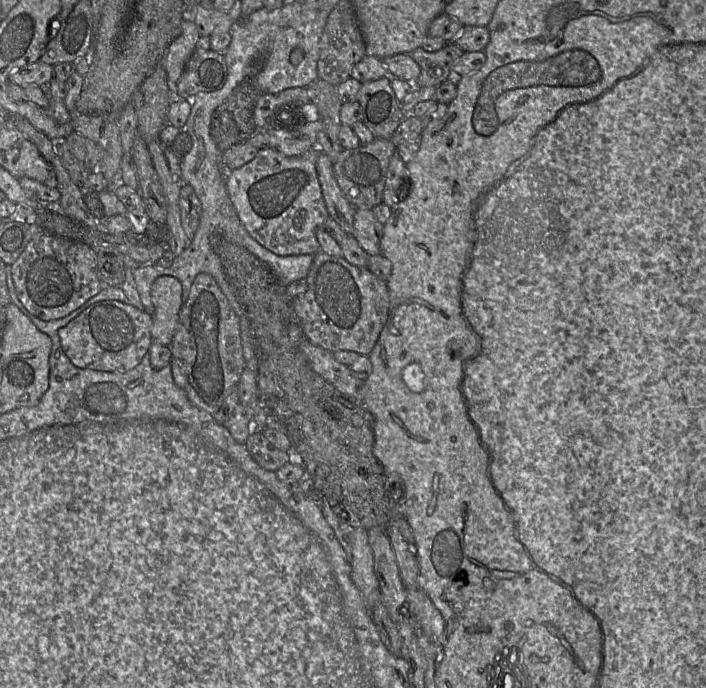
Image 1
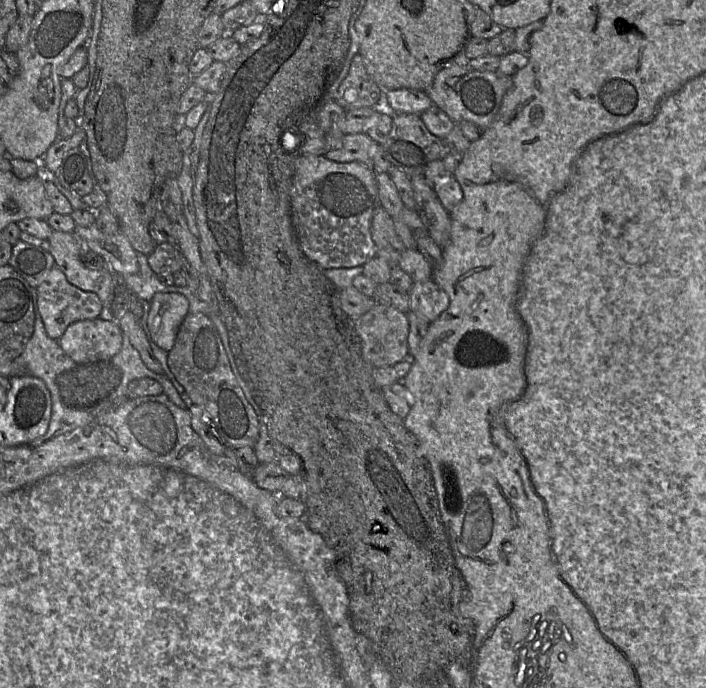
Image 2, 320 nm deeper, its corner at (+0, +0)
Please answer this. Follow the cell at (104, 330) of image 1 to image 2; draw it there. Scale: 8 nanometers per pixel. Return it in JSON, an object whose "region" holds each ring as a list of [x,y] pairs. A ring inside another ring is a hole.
{"region":[[[99,317],[77,321],[58,339],[59,346],[77,364],[110,361],[121,349],[123,333],[114,321]]]}

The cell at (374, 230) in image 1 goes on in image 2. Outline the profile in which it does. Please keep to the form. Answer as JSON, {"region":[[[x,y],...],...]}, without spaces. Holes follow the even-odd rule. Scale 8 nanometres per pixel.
{"region":[[[434,281],[414,282],[409,293],[411,310],[428,323],[435,321],[449,306],[449,296]]]}

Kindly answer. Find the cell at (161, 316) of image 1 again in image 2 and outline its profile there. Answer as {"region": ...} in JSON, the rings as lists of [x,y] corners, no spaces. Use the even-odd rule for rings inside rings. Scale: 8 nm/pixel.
{"region":[[[155,293],[150,301],[147,327],[151,339],[163,350],[172,349],[179,328],[189,313],[189,301],[180,293]]]}

